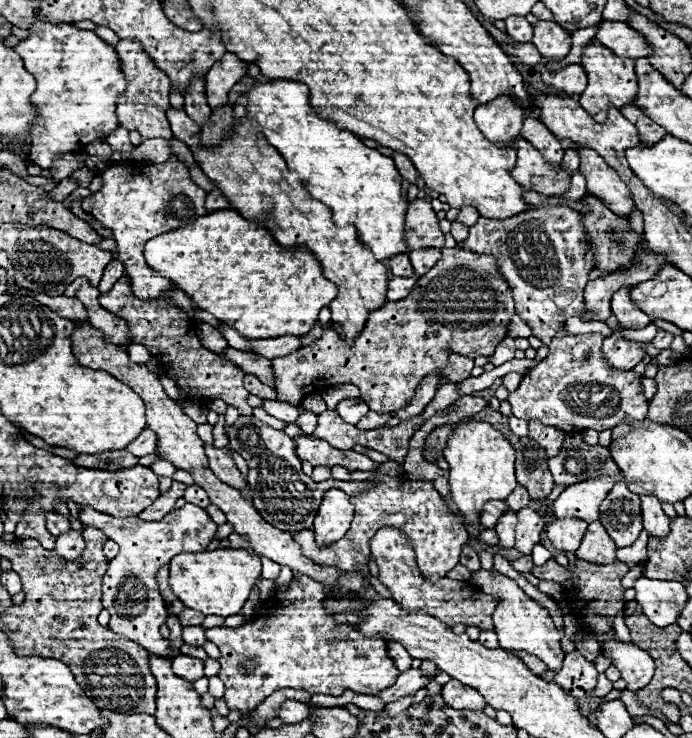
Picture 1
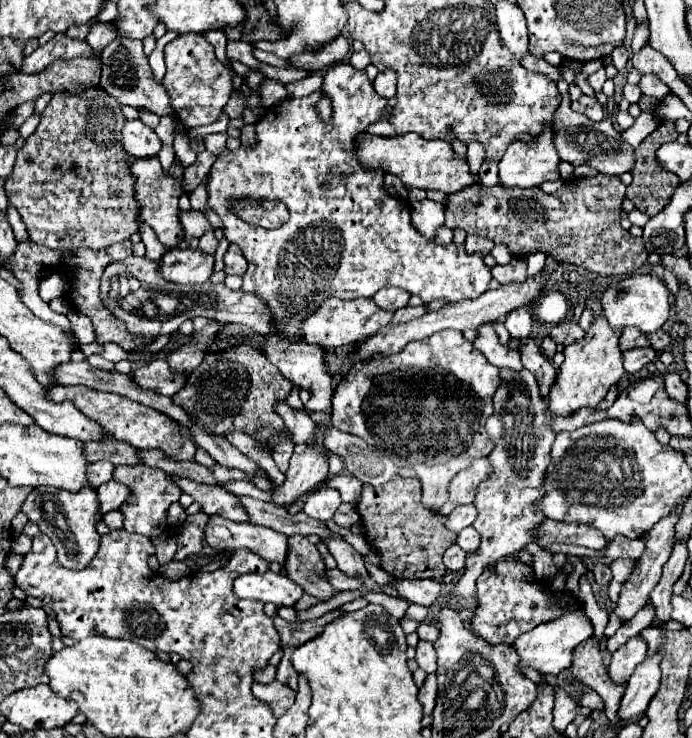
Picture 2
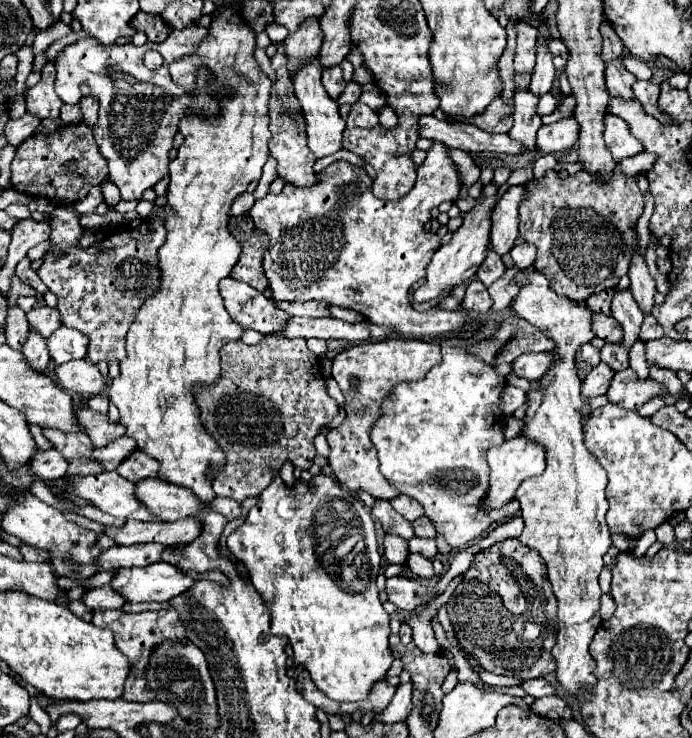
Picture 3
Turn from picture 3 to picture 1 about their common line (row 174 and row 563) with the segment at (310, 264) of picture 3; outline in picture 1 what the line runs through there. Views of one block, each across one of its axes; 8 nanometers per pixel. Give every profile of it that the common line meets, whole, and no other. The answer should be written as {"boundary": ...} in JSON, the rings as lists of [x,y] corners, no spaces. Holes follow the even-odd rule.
{"boundary":[[[374,476],[380,480],[378,486],[368,490],[366,494],[354,496],[352,504],[356,508],[354,522],[346,536],[330,546],[320,548],[316,544],[315,533],[312,529],[306,529],[294,534],[296,542],[300,544],[304,556],[314,560],[316,564],[336,566],[340,576],[340,588],[344,592],[364,592],[368,588],[370,580],[368,576],[368,560],[370,560],[370,540],[374,534],[384,526],[400,528],[408,540],[412,542],[414,552],[418,554],[418,566],[426,580],[436,582],[444,578],[460,560],[462,548],[468,544],[468,532],[458,516],[450,512],[450,508],[444,504],[442,496],[434,490],[432,482],[416,482],[408,480],[406,476]]]}

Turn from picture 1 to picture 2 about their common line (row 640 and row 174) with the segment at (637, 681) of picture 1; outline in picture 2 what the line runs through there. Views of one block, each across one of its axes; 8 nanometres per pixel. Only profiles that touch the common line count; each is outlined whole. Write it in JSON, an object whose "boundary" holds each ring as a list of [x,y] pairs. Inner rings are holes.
{"boundary":[[[564,80],[558,82],[558,90],[564,96],[564,104],[560,104],[560,112],[556,112],[556,130],[554,130],[554,144],[556,144],[556,150],[560,152],[560,158],[574,166],[588,164],[608,176],[620,176],[624,172],[632,172],[636,162],[634,148],[626,140],[622,140],[620,132],[612,126],[612,122],[610,120],[592,122],[588,116],[574,112],[570,108],[568,84]]]}

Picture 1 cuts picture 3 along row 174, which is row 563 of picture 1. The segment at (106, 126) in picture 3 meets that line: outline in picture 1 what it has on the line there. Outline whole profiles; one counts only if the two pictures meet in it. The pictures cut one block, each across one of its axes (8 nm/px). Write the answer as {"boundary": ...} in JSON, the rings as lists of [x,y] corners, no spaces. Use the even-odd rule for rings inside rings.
{"boundary":[[[186,504],[184,508],[172,510],[160,522],[144,522],[138,518],[114,518],[94,508],[80,508],[80,522],[84,526],[100,528],[106,532],[110,540],[120,546],[120,554],[108,562],[108,570],[102,580],[102,604],[110,612],[108,628],[116,634],[122,634],[142,648],[146,648],[152,656],[166,656],[172,660],[178,656],[170,648],[170,640],[160,634],[160,626],[166,622],[166,604],[158,592],[156,572],[160,566],[168,564],[172,556],[182,552],[202,552],[214,540],[218,524],[206,514],[204,508],[194,504]]]}

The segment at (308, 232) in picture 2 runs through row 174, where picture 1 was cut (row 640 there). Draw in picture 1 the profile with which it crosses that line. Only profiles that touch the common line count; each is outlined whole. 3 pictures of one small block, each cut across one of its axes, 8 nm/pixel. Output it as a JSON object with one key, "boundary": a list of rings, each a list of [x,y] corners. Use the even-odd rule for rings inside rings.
{"boundary":[[[294,574],[286,590],[274,590],[270,598],[262,600],[256,616],[258,622],[206,630],[206,640],[220,648],[218,676],[226,686],[224,700],[230,710],[246,714],[280,688],[328,696],[342,696],[346,690],[352,690],[356,694],[376,696],[376,692],[396,682],[400,672],[388,656],[386,642],[380,636],[360,636],[352,624],[336,622],[334,614],[326,612],[324,600],[332,600],[326,584]],[[246,660],[256,660],[254,674],[242,674],[240,666]]]}

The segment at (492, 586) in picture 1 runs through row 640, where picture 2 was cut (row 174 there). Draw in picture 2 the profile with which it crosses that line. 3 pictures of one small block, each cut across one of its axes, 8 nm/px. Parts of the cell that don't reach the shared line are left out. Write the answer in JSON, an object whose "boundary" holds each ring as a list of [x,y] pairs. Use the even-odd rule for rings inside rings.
{"boundary":[[[546,125],[544,126],[544,134],[540,134],[536,140],[532,140],[532,142],[514,142],[500,160],[500,182],[508,188],[512,188],[512,186],[534,188],[534,186],[540,186],[546,180],[560,180],[560,170],[558,170],[560,156],[554,148],[552,136],[554,134],[550,132],[550,126]]]}

